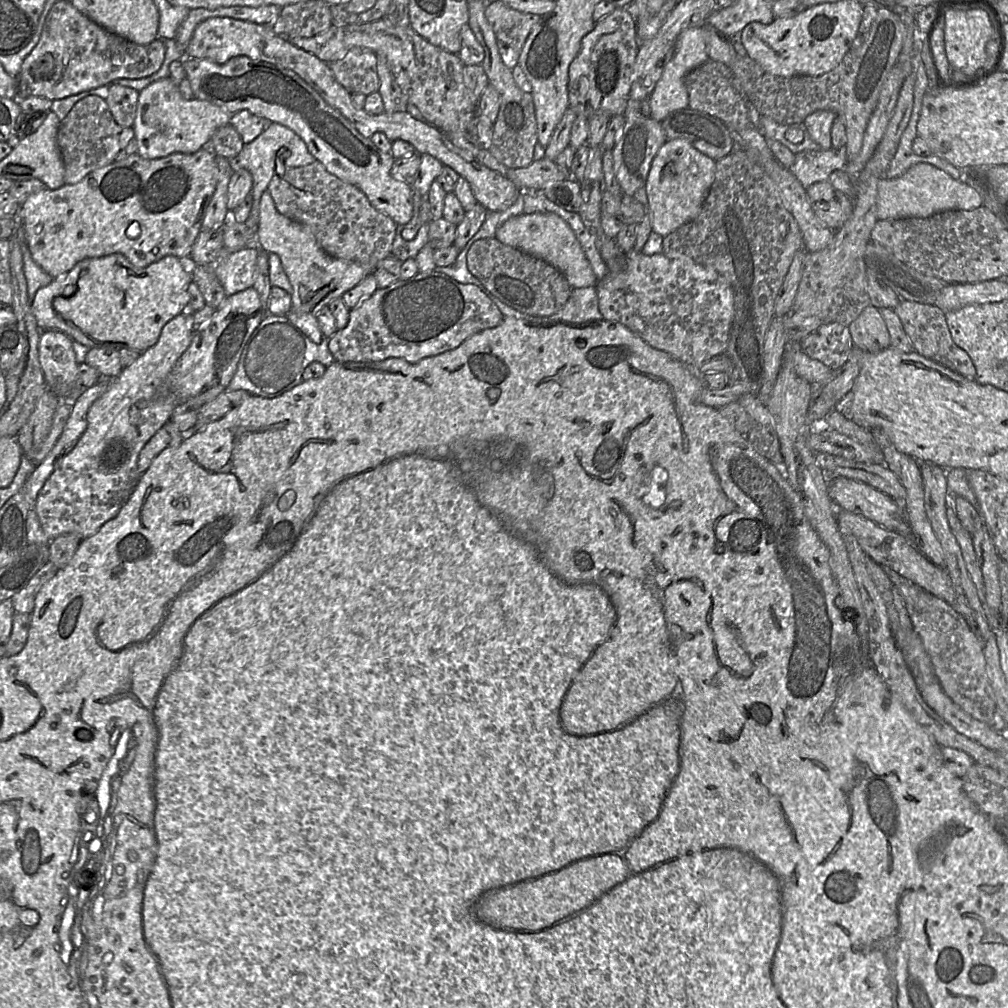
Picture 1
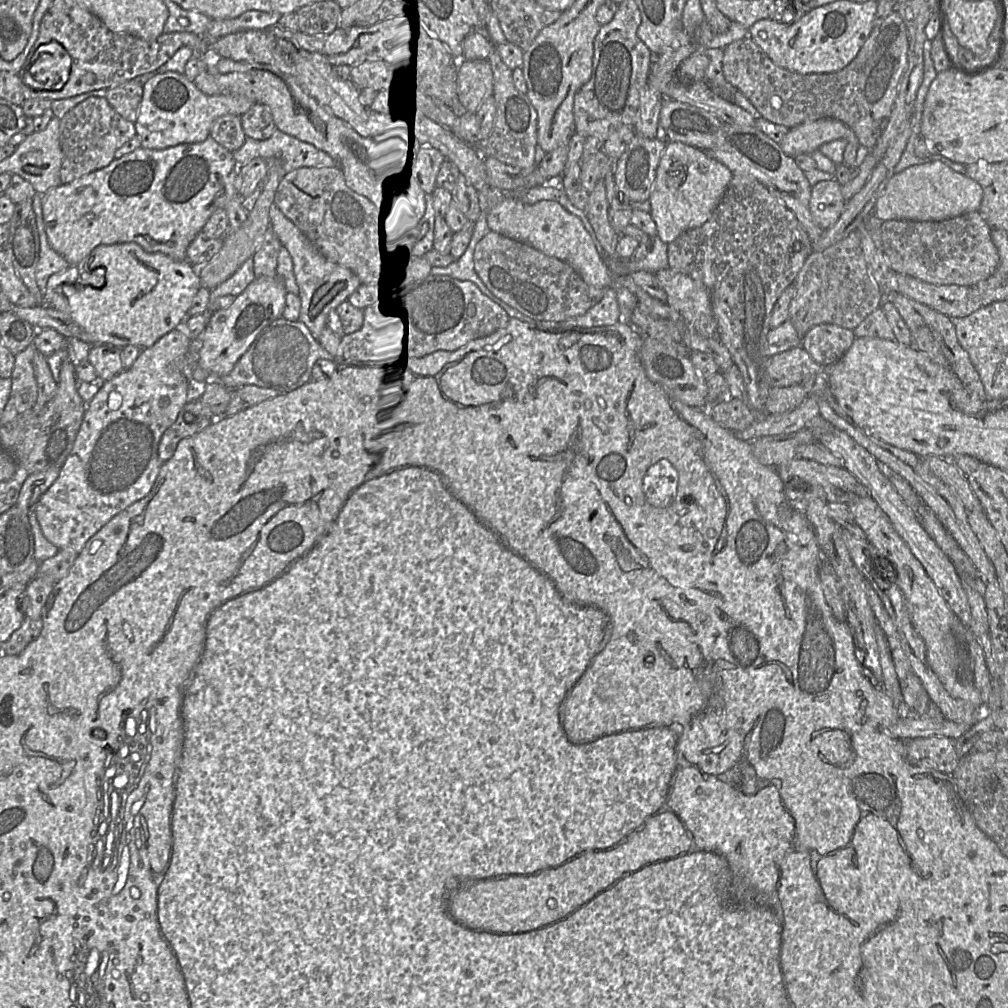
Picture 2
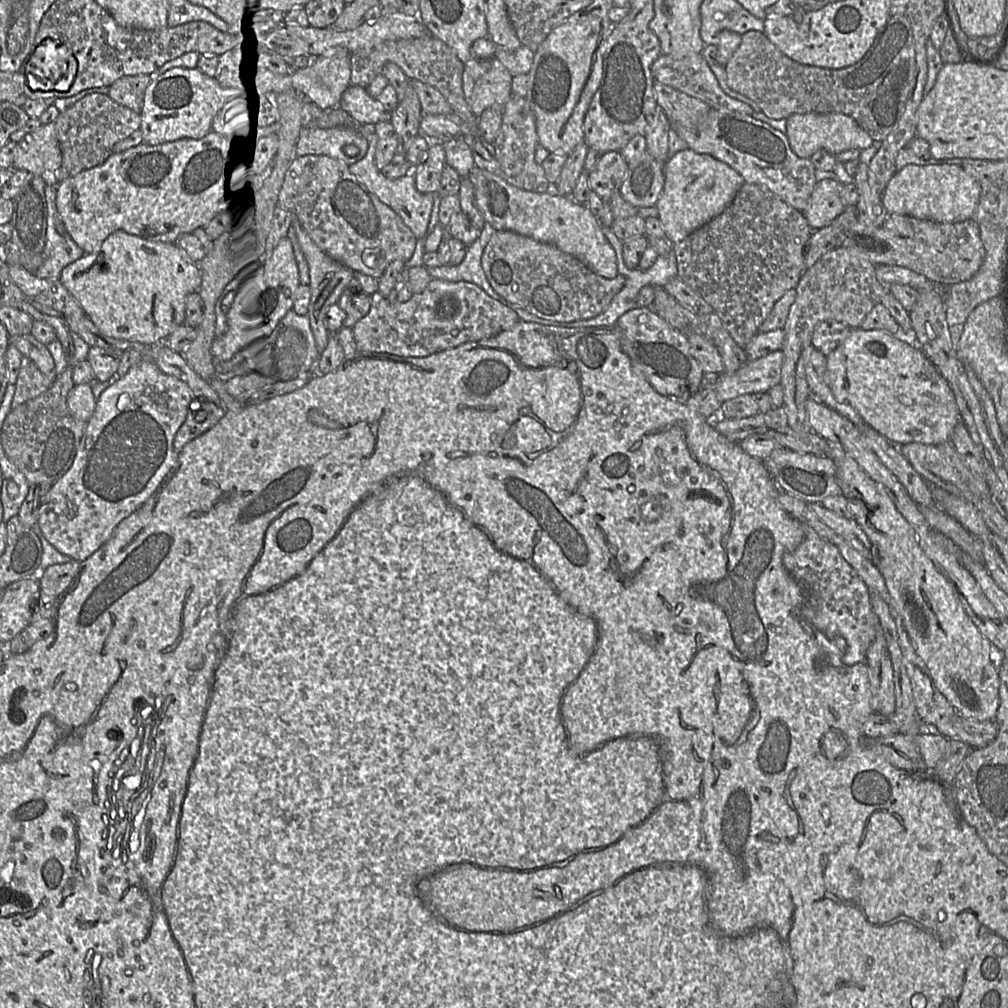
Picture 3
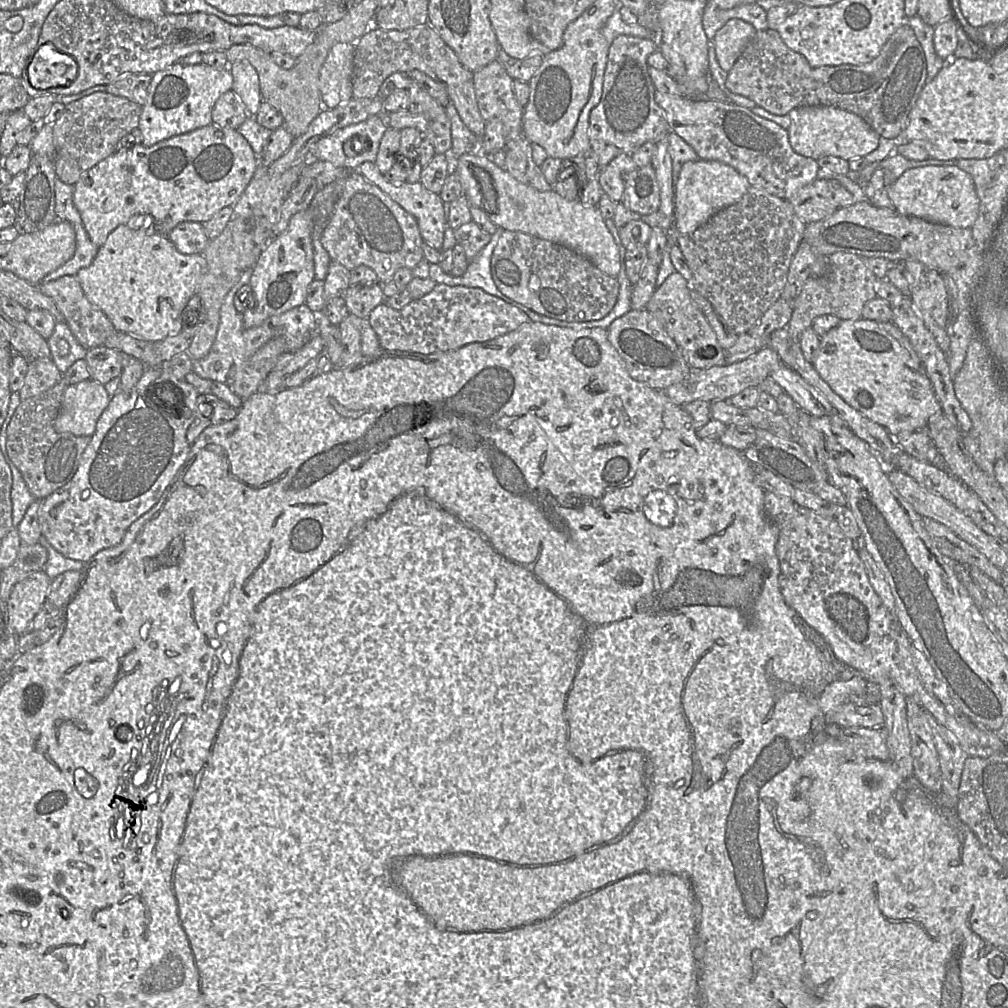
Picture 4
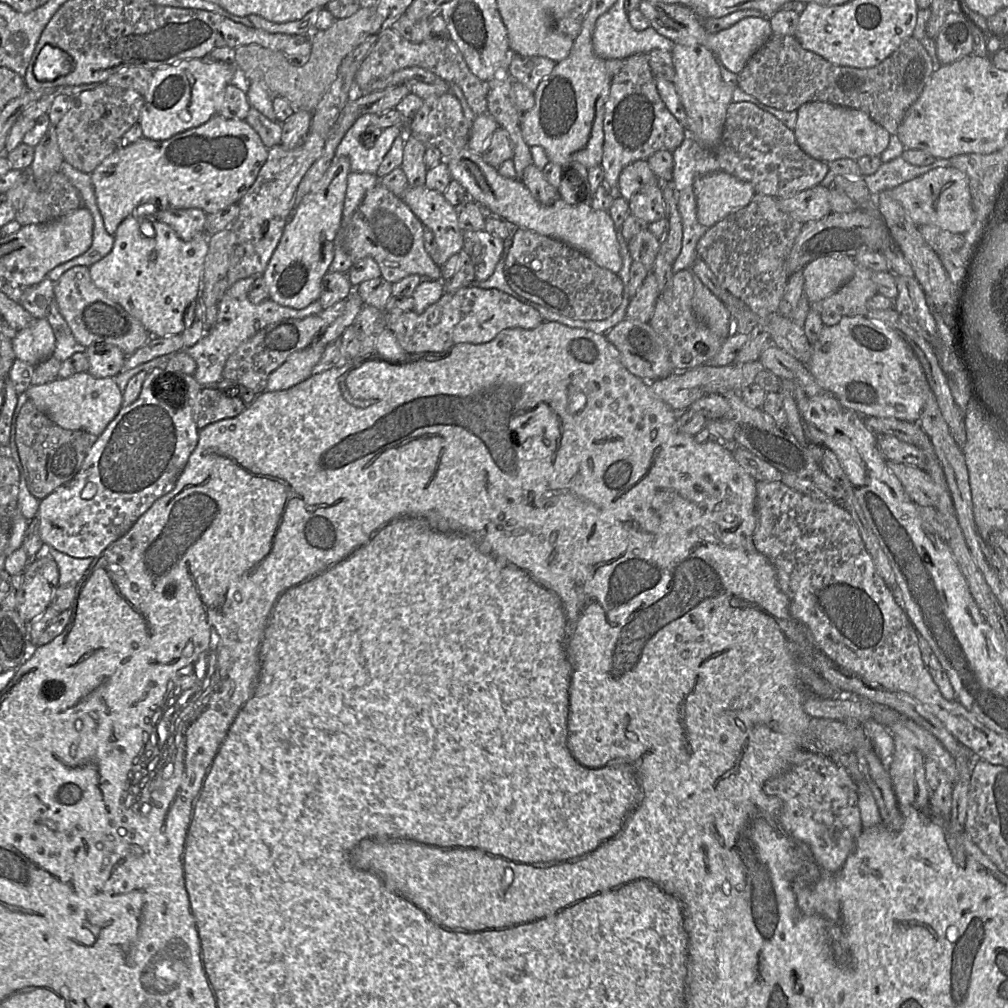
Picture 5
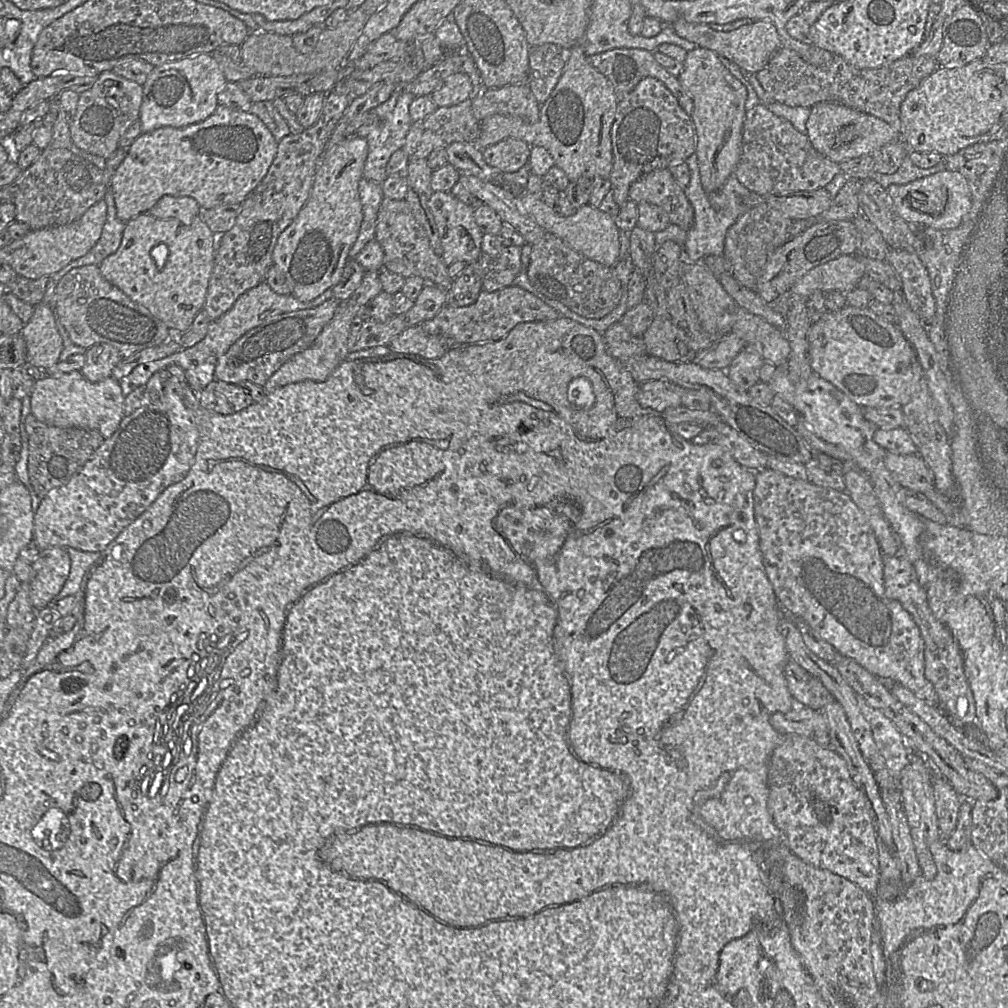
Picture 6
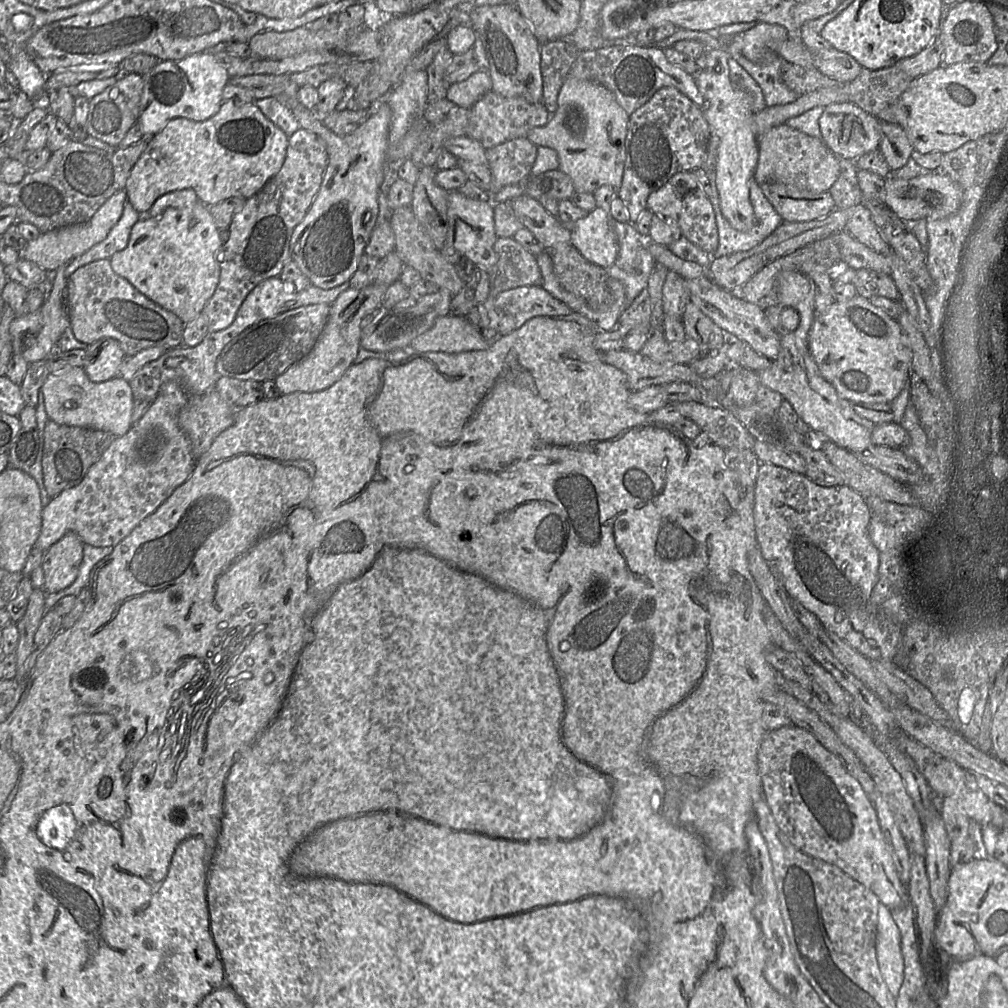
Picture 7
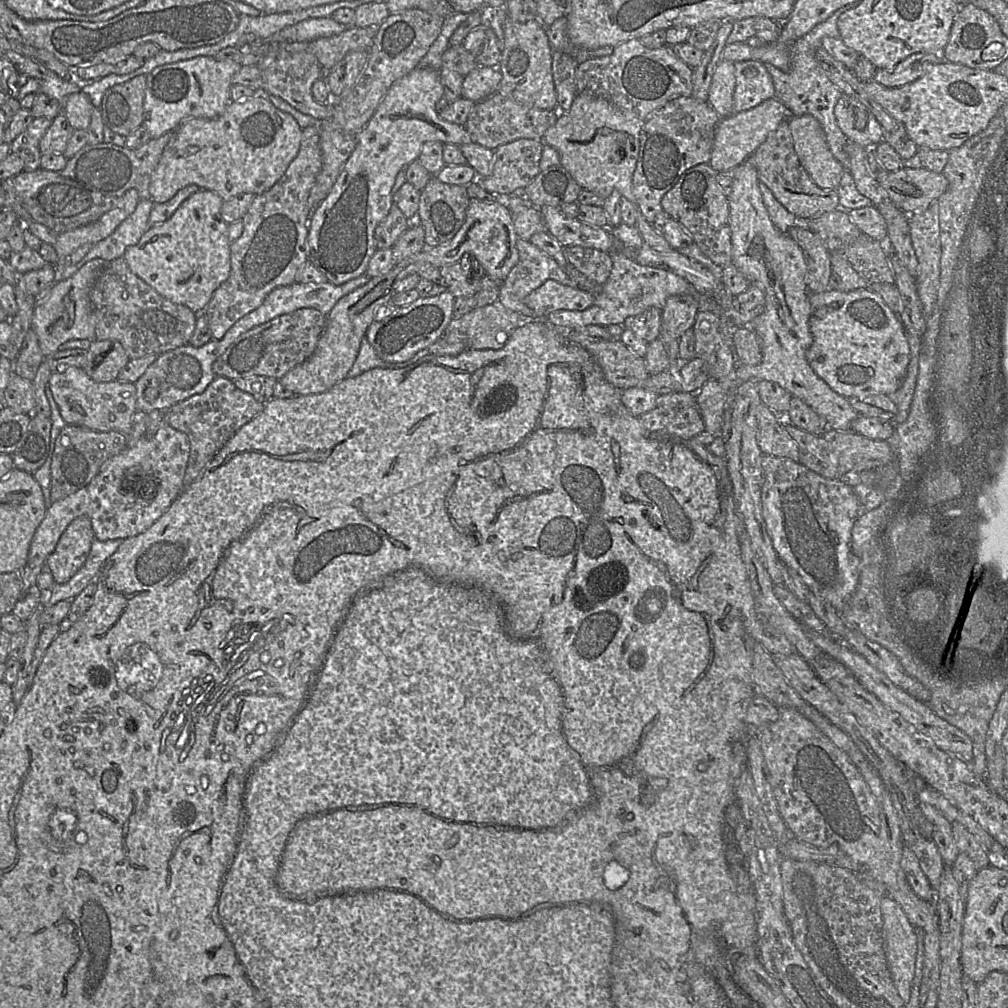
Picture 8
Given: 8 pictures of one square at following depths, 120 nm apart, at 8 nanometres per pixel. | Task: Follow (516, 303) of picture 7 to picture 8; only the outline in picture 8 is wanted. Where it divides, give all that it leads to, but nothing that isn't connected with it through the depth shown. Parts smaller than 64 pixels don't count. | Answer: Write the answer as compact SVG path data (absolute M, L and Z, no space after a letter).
M554 280L546 281L542 286L532 291L525 299L525 304L531 310L531 317L534 319L547 319L547 317L557 311L583 311L595 303L596 297L590 292L579 288L564 285Z

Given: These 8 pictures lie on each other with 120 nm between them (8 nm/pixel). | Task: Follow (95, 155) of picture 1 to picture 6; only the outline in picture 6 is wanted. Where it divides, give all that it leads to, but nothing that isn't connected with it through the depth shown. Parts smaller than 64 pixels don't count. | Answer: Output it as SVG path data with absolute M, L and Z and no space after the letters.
M114 71L99 74L91 88L79 94L76 114L70 124L73 147L108 159L119 148L119 141L126 130L139 120L142 98L142 86L138 83Z

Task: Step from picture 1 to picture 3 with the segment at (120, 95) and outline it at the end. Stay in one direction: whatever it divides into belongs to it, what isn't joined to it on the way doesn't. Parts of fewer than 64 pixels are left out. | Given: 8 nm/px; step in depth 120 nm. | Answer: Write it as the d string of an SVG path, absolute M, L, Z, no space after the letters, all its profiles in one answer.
M146 74L124 76L109 86L108 95L118 104L140 114L145 91L151 81L151 76Z

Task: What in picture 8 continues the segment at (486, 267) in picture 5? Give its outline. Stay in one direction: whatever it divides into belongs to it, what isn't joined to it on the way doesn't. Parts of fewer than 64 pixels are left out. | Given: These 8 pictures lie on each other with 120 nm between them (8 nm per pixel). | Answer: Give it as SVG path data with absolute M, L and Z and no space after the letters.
M518 239L518 263L499 285L498 301L507 309L527 316L531 310L525 304L526 297L548 280L572 286L570 277L558 262L532 244Z

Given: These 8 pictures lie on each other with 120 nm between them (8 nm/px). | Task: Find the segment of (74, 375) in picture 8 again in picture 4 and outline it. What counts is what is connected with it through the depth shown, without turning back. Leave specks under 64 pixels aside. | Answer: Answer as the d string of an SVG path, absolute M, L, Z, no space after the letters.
M93 379L68 385L54 422L55 429L60 433L92 437L110 399L105 386Z

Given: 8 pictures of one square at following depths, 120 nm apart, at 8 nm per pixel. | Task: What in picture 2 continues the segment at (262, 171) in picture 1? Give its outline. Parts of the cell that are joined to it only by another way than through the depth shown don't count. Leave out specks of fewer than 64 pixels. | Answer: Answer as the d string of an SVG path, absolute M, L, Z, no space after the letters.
M278 128L268 139L256 140L246 136L244 144L232 154L239 165L257 157L264 160L278 158L285 174L299 167L337 166L337 162L326 152Z

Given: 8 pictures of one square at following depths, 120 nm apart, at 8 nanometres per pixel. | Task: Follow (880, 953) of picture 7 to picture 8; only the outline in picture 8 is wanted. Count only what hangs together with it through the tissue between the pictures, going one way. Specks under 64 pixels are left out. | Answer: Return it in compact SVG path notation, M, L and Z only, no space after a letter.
M888 896L881 899L883 944L895 987L906 1004L915 973L917 937L901 906Z

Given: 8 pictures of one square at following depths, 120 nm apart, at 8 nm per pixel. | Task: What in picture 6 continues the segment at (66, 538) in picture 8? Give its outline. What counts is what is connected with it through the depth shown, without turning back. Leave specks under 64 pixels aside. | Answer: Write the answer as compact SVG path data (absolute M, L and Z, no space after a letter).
M50 547L42 550L31 565L30 599L38 611L61 592L70 573L71 560L65 548Z

